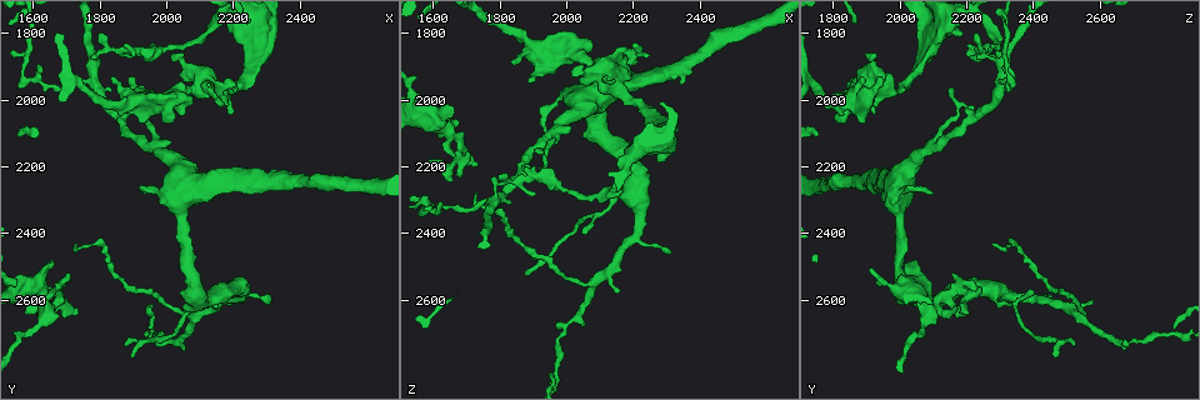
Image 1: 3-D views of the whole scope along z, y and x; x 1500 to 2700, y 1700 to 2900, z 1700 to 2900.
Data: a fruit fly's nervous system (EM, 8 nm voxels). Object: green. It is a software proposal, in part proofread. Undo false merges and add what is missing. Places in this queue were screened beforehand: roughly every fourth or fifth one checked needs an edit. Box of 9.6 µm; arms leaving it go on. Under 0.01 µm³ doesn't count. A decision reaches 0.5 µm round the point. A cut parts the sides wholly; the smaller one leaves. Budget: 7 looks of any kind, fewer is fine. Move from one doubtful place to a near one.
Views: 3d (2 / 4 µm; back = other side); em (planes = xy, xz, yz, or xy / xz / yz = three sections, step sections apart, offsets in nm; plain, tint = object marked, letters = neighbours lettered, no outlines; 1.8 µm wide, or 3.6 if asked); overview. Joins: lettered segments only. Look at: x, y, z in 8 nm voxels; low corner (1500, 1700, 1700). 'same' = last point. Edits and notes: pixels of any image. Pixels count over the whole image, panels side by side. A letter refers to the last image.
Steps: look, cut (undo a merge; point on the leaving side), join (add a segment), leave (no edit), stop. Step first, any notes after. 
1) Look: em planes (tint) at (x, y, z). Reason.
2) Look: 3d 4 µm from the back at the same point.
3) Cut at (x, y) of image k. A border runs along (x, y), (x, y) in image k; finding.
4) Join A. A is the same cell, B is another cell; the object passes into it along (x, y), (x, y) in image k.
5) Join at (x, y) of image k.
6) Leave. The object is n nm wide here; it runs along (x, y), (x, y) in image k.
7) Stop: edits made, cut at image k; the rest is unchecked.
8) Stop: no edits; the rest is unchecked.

Look: em xy step 16 (letters) at (1650, 2480, 2030). An open end.

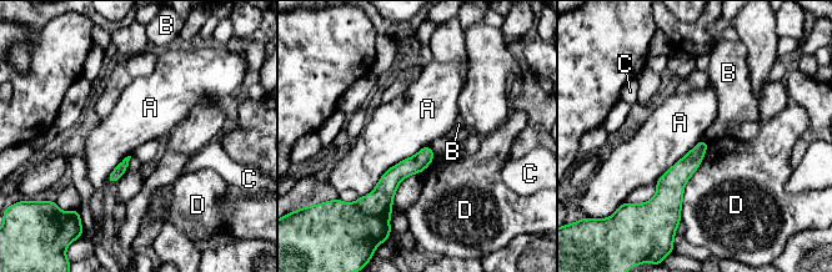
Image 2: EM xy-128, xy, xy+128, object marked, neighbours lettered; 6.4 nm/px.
Leave. A, B, C and D are other cells; a border runs along (429, 144), (359, 197) in image 2; none of them fits.

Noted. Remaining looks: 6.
Look: em planes (letters) at (1580, 2710, 2060).

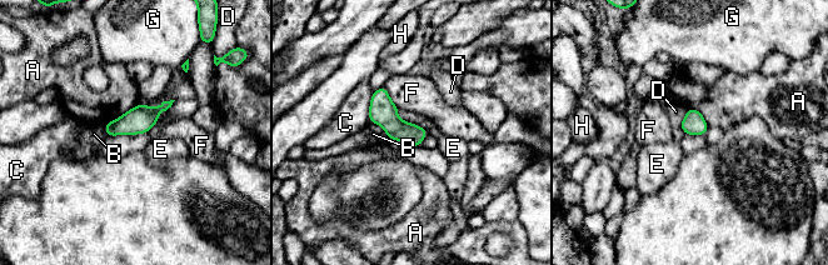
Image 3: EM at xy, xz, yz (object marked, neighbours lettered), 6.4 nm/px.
Leave. A, B, C, D, E, F, G and H are other cells; a border runs along (688, 109), (679, 126) in image 3; one neuron here.

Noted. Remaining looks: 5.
Look: 3d 2 µm at (2150, 1970, 1930). Two arms at a narrow angle.

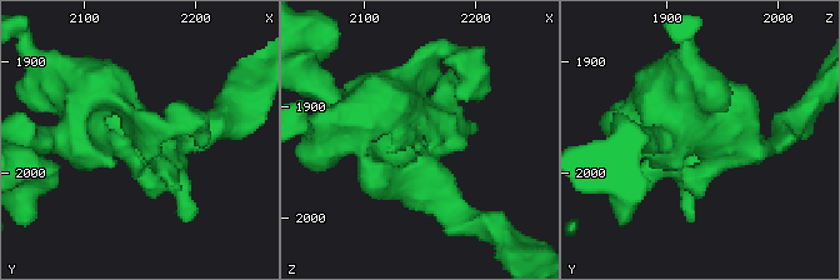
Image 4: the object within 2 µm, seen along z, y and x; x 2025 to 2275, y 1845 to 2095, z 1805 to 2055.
Look: em xz step 4 (letters) at (2150, 1974, 1930). Need the tissue.

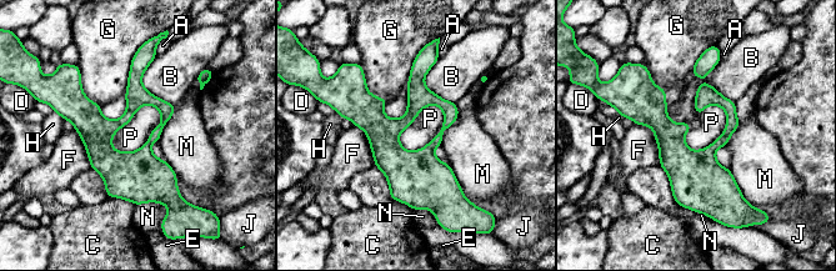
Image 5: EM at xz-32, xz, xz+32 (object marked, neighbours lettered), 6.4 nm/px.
Leave. The longest contact is with P, 400 nm; A, B, C, D, E, F, G, H, J, M, N and P are other cells; all the same neuron.

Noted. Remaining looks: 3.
Stop: no edits; the rest is unchecked.

